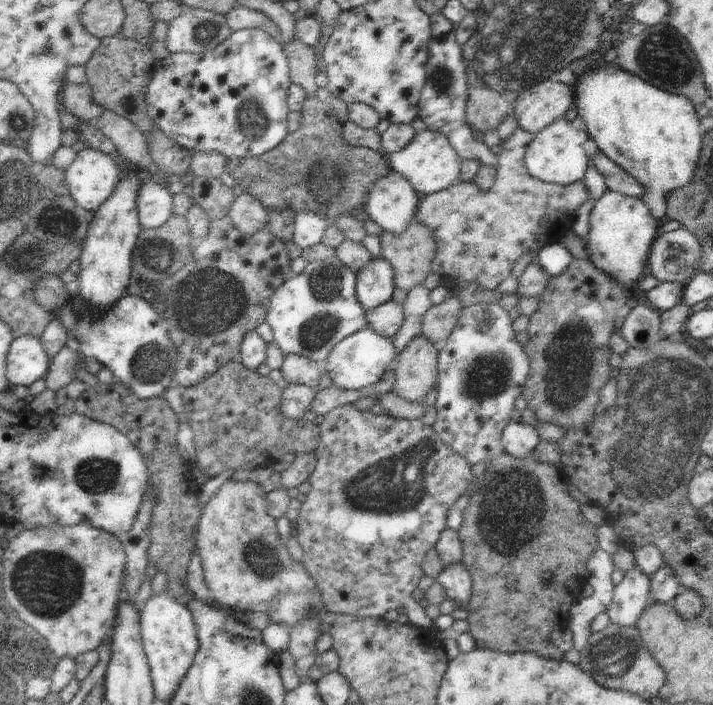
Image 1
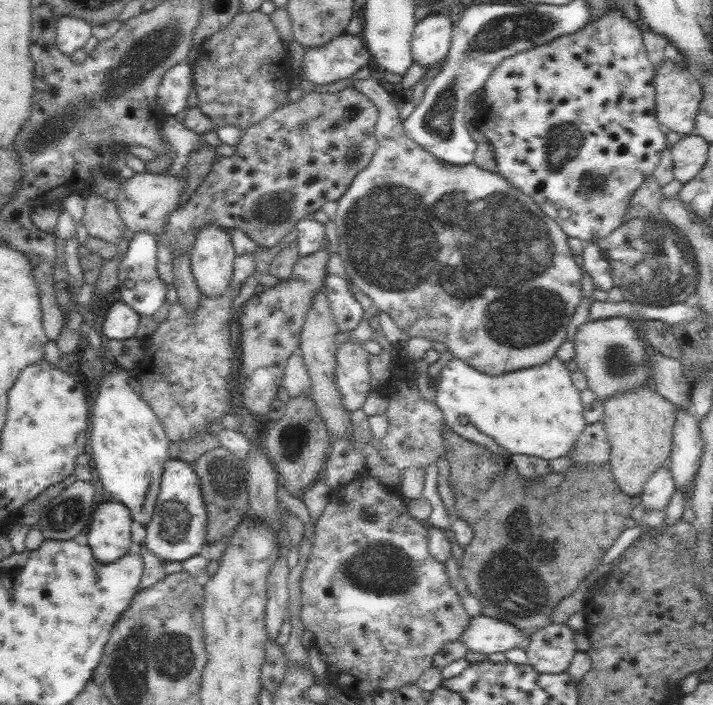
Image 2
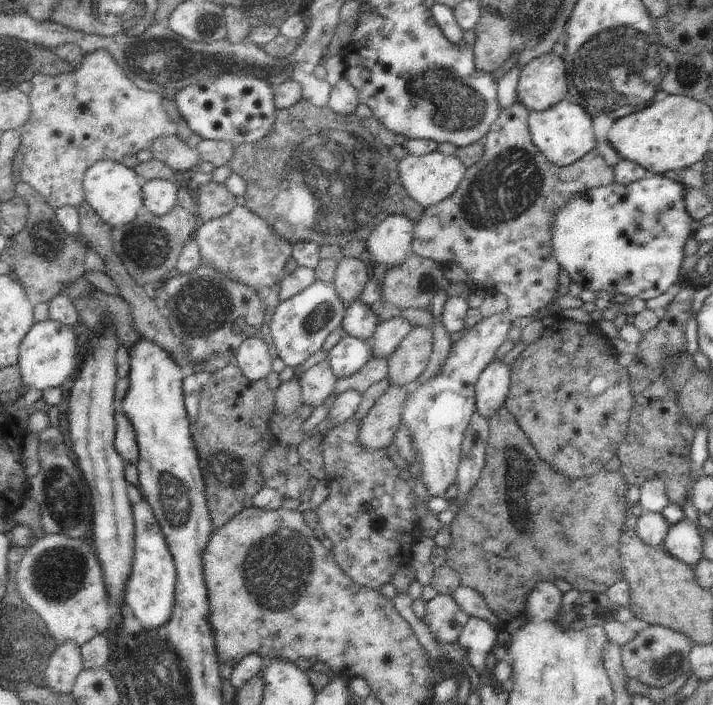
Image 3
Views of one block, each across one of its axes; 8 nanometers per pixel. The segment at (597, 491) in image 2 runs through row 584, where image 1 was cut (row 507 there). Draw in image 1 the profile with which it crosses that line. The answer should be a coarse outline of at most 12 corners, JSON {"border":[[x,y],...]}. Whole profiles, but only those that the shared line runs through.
{"border":[[500,450],[457,533],[476,649],[552,644],[599,546],[559,465]]}

